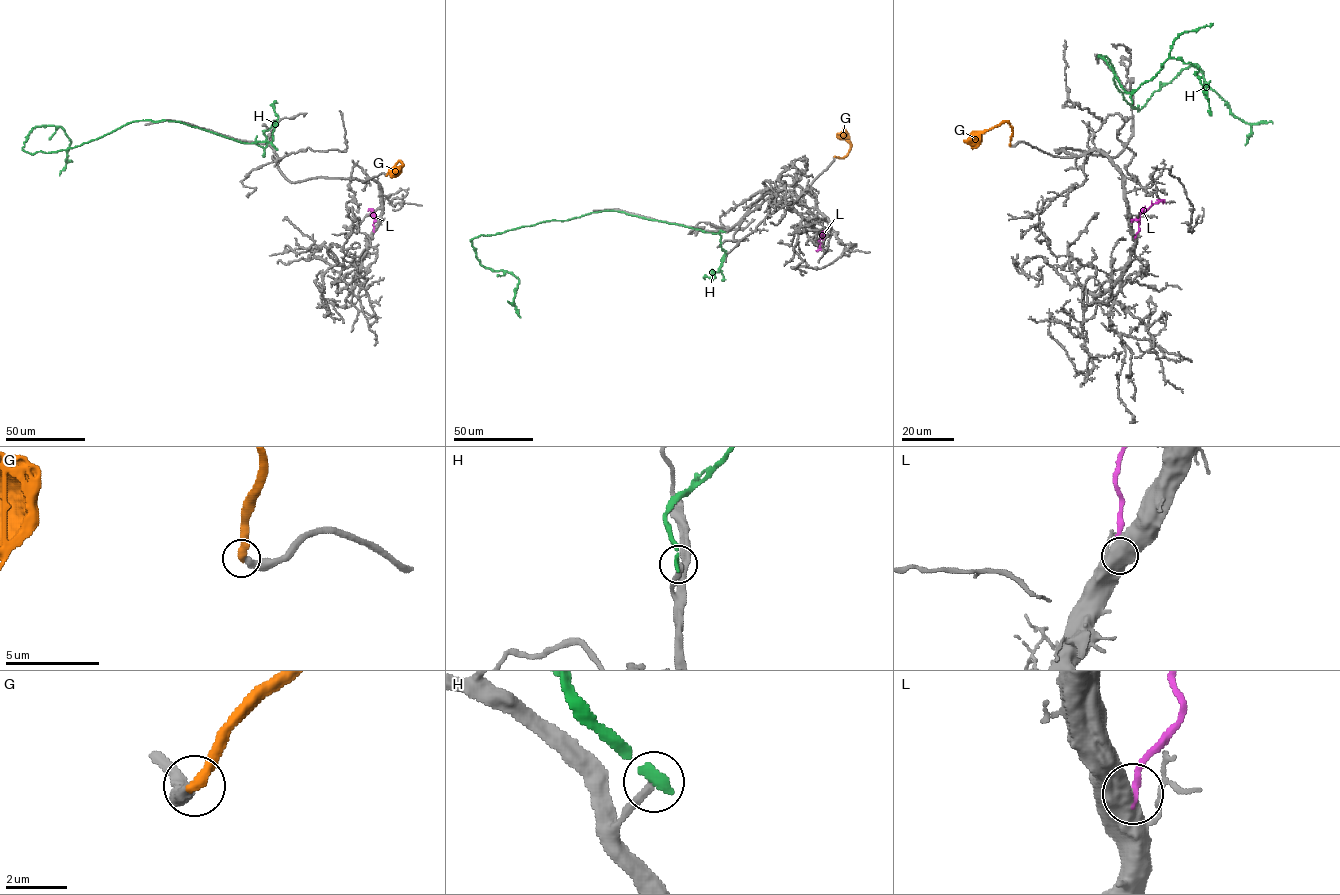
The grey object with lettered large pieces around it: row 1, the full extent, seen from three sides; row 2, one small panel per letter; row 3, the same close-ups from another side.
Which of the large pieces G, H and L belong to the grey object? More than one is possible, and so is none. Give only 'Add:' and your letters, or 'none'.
Add: G

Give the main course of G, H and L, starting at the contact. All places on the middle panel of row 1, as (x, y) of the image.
G: (834, 156), (843, 158), (851, 147), (839, 133)
H: (724, 231), (704, 232), (601, 210), (472, 238), (480, 264), (519, 279), (514, 304), (507, 300)
L: (821, 233), (820, 249), (816, 250)

